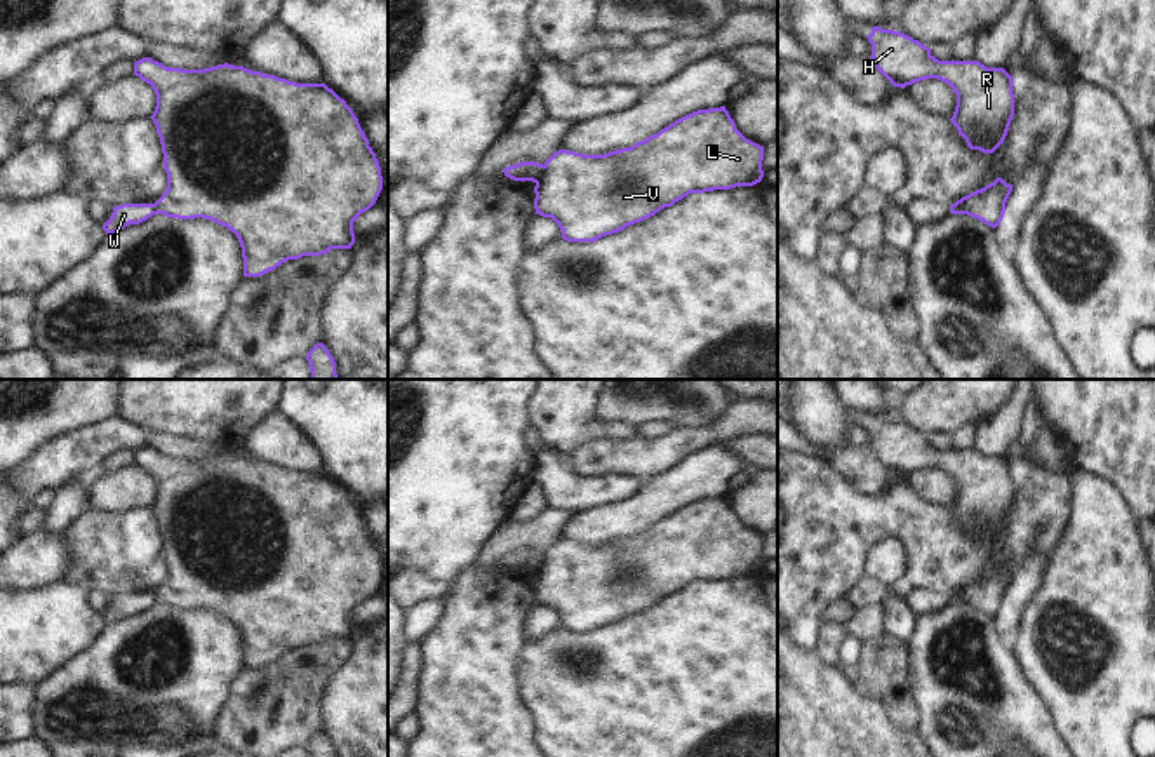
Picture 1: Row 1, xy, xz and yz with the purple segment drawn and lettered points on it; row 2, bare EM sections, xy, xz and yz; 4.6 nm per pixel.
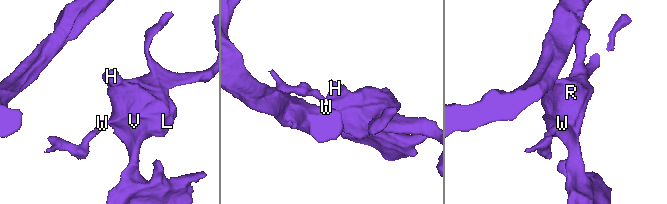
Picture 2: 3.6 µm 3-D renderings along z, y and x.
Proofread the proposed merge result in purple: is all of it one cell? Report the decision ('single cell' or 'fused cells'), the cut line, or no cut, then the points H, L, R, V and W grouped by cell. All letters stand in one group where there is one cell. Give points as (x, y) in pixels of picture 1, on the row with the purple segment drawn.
fused cells; cut in xz along (545, 166), (536, 183); H L R V / W

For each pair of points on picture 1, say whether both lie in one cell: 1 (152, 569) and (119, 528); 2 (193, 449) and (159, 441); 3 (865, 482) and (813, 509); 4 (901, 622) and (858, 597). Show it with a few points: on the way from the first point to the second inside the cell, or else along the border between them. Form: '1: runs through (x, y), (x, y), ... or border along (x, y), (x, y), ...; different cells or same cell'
1: runs through (141, 559), (120, 538); same cell
2: runs through (185, 449), (167, 446); same cell
3: border along (823, 460), (861, 495), (879, 495), (893, 481); different cells
4: runs through (893, 609), (881, 597), (870, 597); same cell

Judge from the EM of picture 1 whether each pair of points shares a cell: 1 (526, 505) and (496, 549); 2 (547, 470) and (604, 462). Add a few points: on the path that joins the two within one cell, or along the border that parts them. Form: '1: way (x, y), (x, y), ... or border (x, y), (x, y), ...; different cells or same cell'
1: border (547, 507), (531, 521), (505, 524); different cells
2: border (560, 458), (571, 470), (585, 477), (607, 475); different cells

